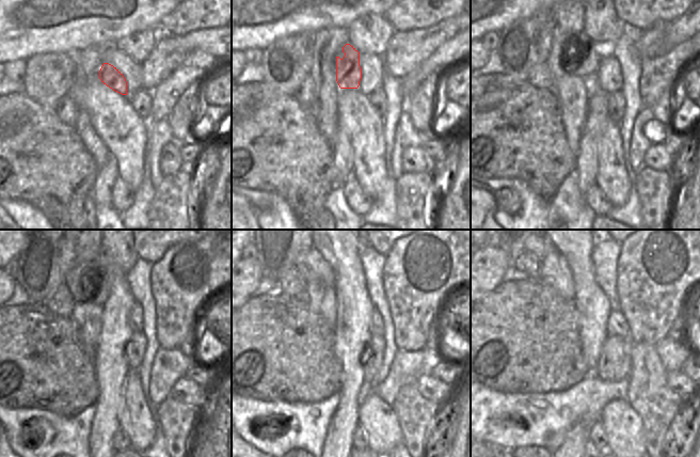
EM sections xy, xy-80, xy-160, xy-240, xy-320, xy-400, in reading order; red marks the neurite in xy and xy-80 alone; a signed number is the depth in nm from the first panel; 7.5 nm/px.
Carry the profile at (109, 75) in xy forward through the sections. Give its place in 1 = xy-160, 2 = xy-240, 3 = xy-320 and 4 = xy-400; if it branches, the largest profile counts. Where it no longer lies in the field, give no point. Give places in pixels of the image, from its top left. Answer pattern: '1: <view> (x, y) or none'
1: xy-160 (587, 67)
2: xy-240 (84, 281)
3: xy-320 (315, 269)
4: xy-400 (540, 251)

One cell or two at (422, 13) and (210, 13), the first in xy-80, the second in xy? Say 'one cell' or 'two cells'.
one cell

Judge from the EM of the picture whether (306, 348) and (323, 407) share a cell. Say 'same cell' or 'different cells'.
different cells

